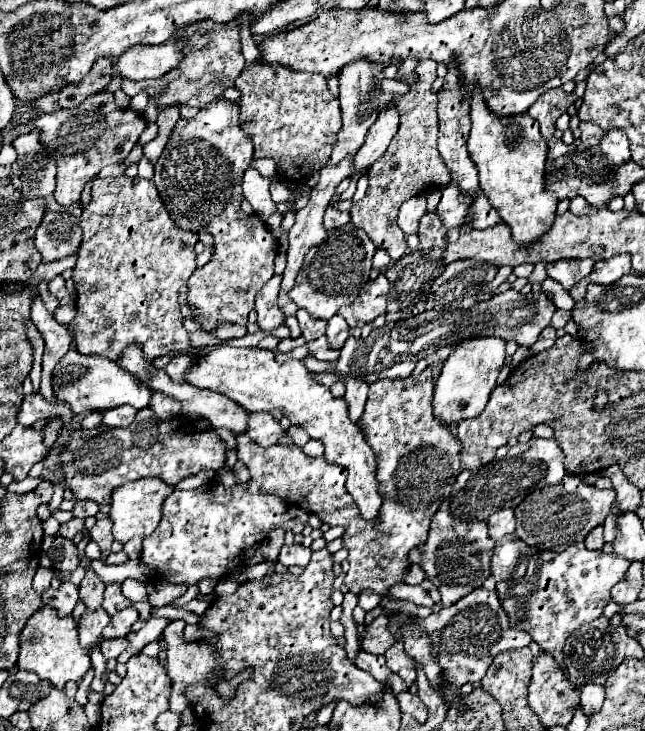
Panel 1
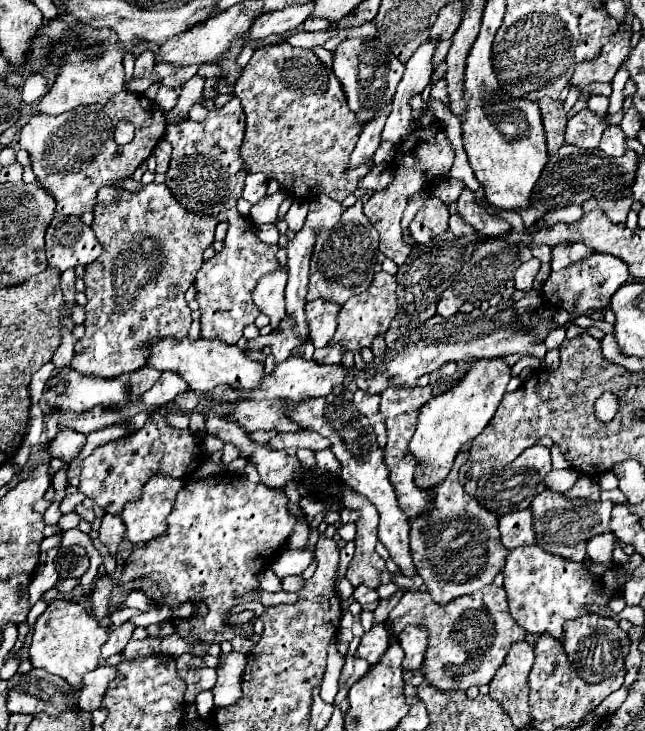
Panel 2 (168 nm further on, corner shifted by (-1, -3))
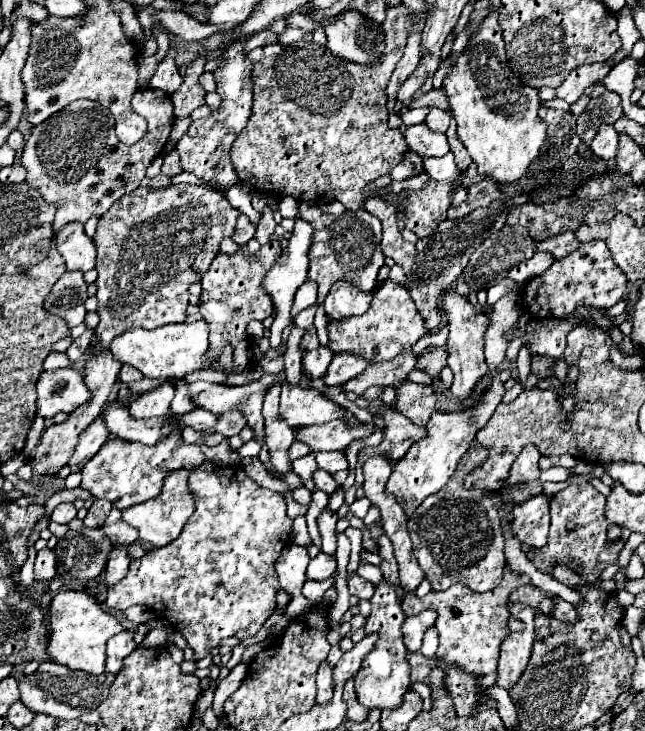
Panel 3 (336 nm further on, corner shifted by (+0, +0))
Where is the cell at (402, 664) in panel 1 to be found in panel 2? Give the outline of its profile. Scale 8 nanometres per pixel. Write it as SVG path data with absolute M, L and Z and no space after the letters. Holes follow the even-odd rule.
M406 627L396 639L400 647L404 649L406 657L402 663L404 671L416 671L420 669L424 661L424 647L426 647L426 631L422 627Z

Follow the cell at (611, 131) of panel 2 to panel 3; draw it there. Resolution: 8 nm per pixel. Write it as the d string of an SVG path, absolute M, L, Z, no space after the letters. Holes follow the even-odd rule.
M603 126L599 128L595 140L591 142L591 150L593 154L597 154L603 160L615 158L615 150L617 150L617 132L613 126Z

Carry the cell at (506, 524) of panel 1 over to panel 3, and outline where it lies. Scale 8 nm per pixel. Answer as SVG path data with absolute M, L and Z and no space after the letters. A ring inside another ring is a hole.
M533 496L531 500L513 508L515 520L513 530L517 538L533 548L541 548L547 544L547 534L551 526L549 516L549 500L545 496Z

